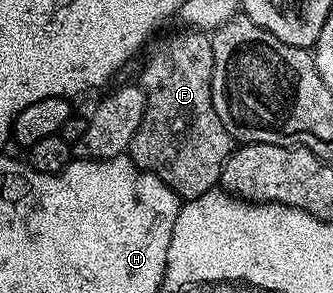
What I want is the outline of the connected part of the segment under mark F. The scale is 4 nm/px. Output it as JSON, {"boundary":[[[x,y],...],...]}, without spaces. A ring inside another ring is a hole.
{"boundary":[[[194,28],[184,31],[157,43],[143,66],[143,119],[131,137],[129,157],[142,170],[157,175],[180,199],[186,200],[220,185],[233,139],[213,108],[211,39]]]}

